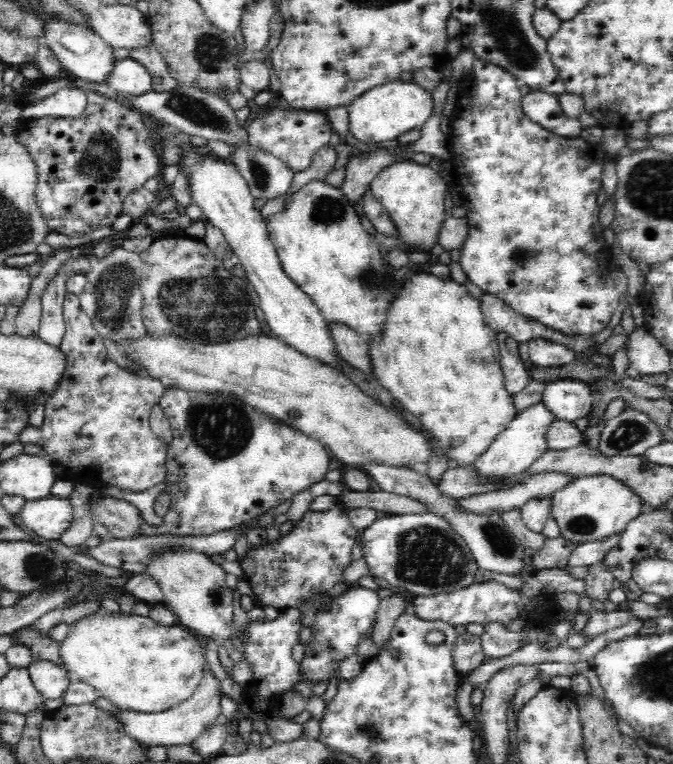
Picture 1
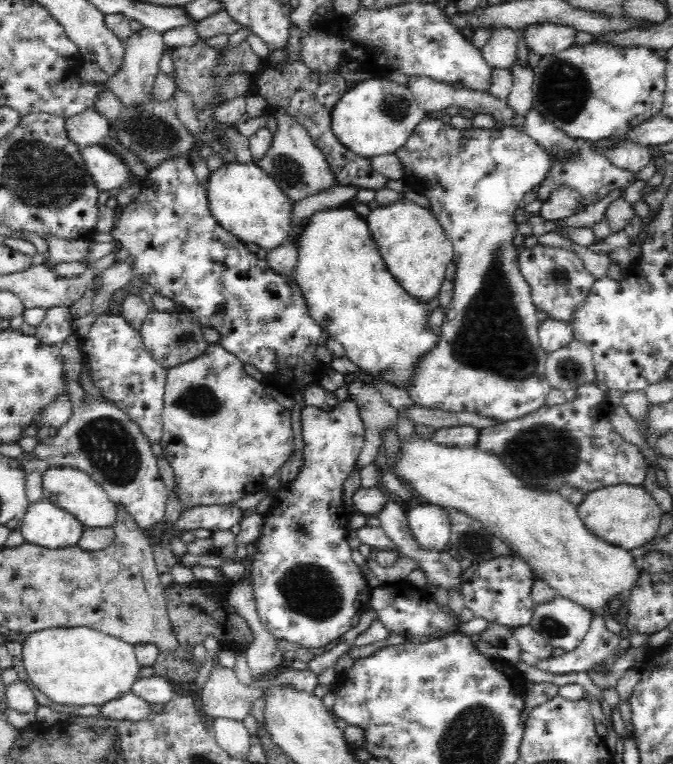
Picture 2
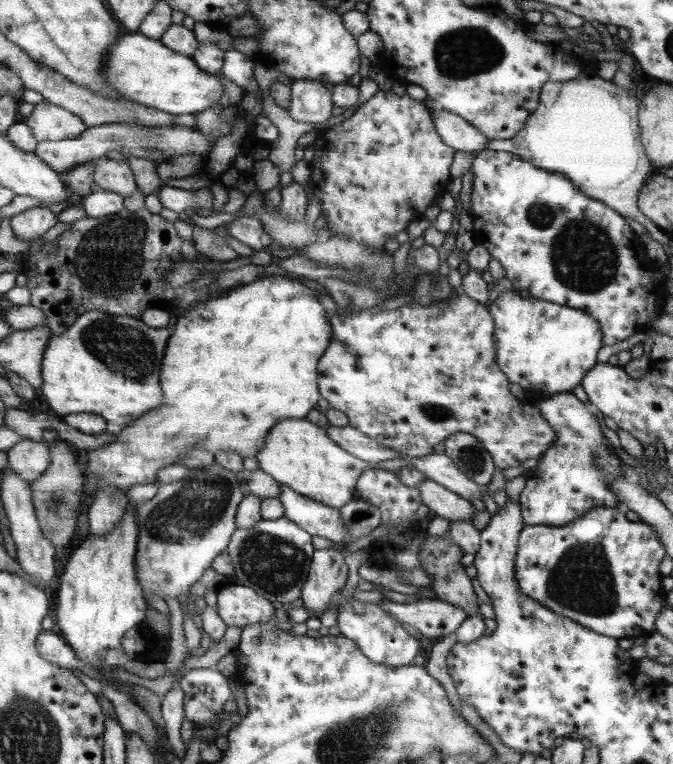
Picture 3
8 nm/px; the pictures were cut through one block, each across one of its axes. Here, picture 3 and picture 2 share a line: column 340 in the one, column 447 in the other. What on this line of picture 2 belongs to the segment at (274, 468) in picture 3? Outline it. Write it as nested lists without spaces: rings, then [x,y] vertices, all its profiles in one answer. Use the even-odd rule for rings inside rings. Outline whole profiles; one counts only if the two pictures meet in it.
[[[412,436],[408,442],[402,442],[402,456],[396,468],[396,476],[404,483],[412,486],[413,492],[420,494],[430,505],[442,508],[455,508],[468,516],[479,520],[484,528],[503,540],[510,550],[522,557],[530,566],[538,580],[544,581],[558,595],[583,607],[594,616],[614,599],[624,598],[640,576],[638,562],[620,546],[607,543],[606,540],[591,533],[582,522],[577,511],[577,505],[564,500],[562,495],[554,491],[538,491],[526,487],[524,481],[518,479],[506,464],[490,452],[480,451],[474,447],[442,447],[436,441],[422,436]]]

